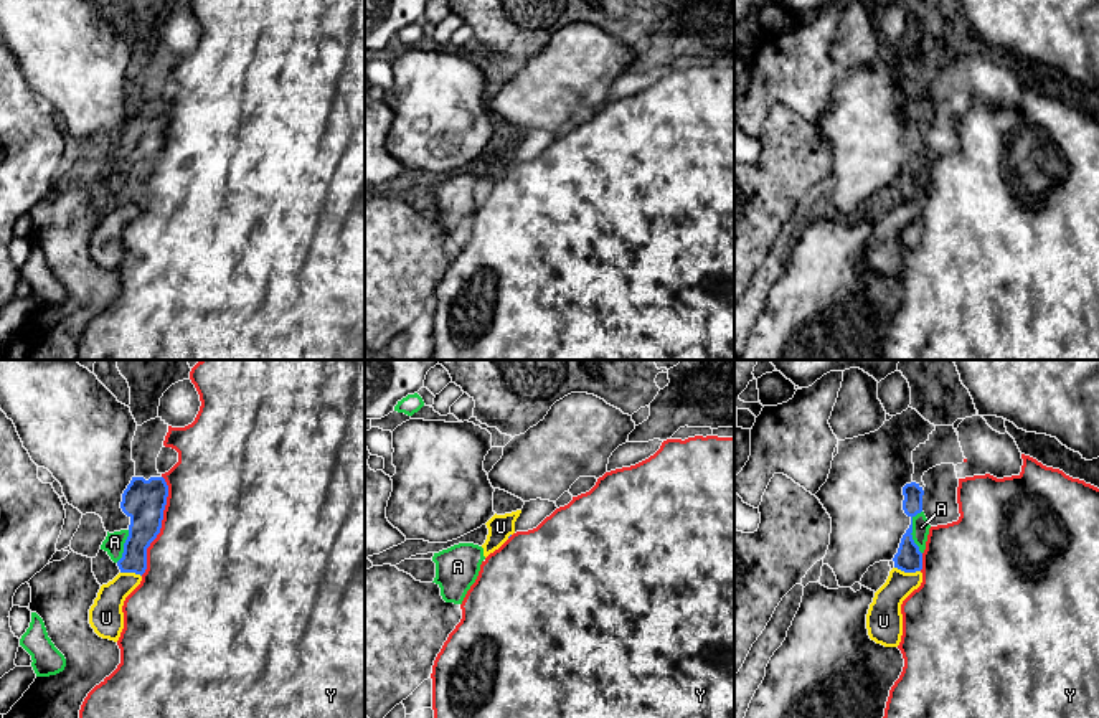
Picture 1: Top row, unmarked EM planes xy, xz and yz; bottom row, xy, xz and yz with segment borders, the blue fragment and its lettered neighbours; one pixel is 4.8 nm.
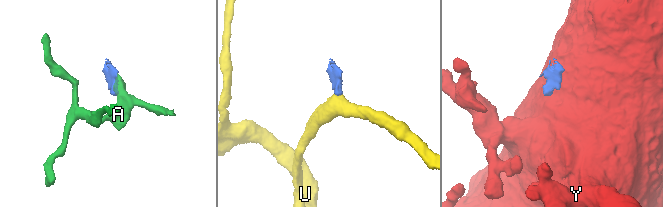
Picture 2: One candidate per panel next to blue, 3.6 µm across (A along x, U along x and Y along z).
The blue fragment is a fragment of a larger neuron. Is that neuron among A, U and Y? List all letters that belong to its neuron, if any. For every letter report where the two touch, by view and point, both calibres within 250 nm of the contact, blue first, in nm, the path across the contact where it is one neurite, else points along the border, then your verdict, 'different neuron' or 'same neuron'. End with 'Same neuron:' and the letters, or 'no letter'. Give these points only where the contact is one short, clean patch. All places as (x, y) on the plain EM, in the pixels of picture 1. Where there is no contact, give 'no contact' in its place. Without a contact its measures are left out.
A: contact yz (911, 162); calibres 130 and 80 nm; way yz (908, 188), (911, 162), (921, 157); same neuron
U: contact yz (908, 202); calibres 130 and 160 nm; border yz (895, 197), (905, 202), (919, 202); different neuron
Y: contact xy (160, 155); calibres 200 and 500 nm; different neuron
Same neuron: A

